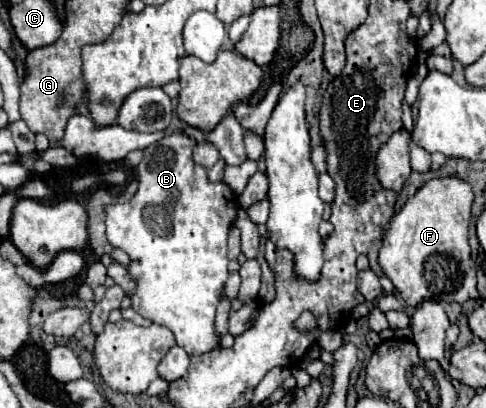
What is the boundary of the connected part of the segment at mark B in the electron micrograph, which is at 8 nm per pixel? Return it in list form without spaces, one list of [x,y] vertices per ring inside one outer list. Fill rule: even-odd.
[[[177,132],[177,134],[165,134],[159,142],[151,144],[151,148],[147,148],[143,154],[143,160],[139,162],[137,166],[137,178],[139,178],[139,190],[135,192],[135,196],[127,202],[127,204],[115,204],[115,206],[109,206],[107,208],[107,240],[115,246],[115,248],[121,248],[129,254],[131,258],[131,264],[129,264],[129,274],[133,276],[133,282],[135,282],[135,292],[133,292],[133,298],[131,298],[131,308],[135,312],[139,312],[143,318],[149,318],[153,320],[155,324],[161,324],[161,326],[167,326],[175,338],[177,338],[177,344],[181,348],[187,350],[187,354],[203,354],[203,352],[209,352],[213,348],[219,348],[221,346],[221,336],[215,332],[215,310],[217,310],[217,304],[221,300],[221,294],[223,294],[223,284],[229,276],[229,270],[227,270],[227,234],[229,234],[229,228],[233,226],[235,222],[235,216],[237,216],[237,210],[239,210],[239,204],[237,204],[237,196],[235,192],[223,184],[223,182],[211,182],[207,180],[207,168],[199,166],[193,162],[193,148],[197,146],[197,140],[191,138],[189,134],[185,132]]]

